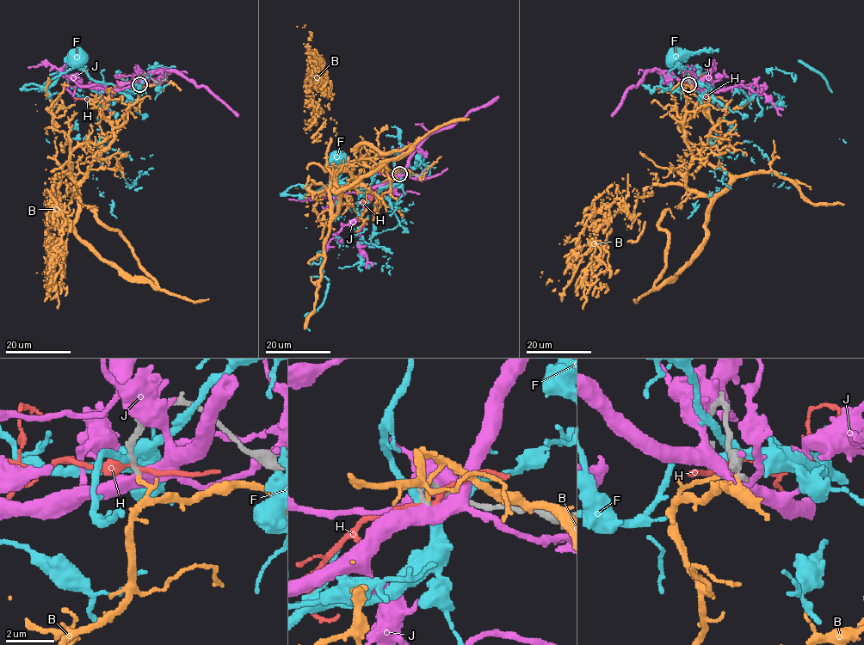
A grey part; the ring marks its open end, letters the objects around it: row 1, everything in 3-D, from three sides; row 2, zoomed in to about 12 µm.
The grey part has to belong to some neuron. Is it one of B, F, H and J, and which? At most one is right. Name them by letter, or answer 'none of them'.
none of them

